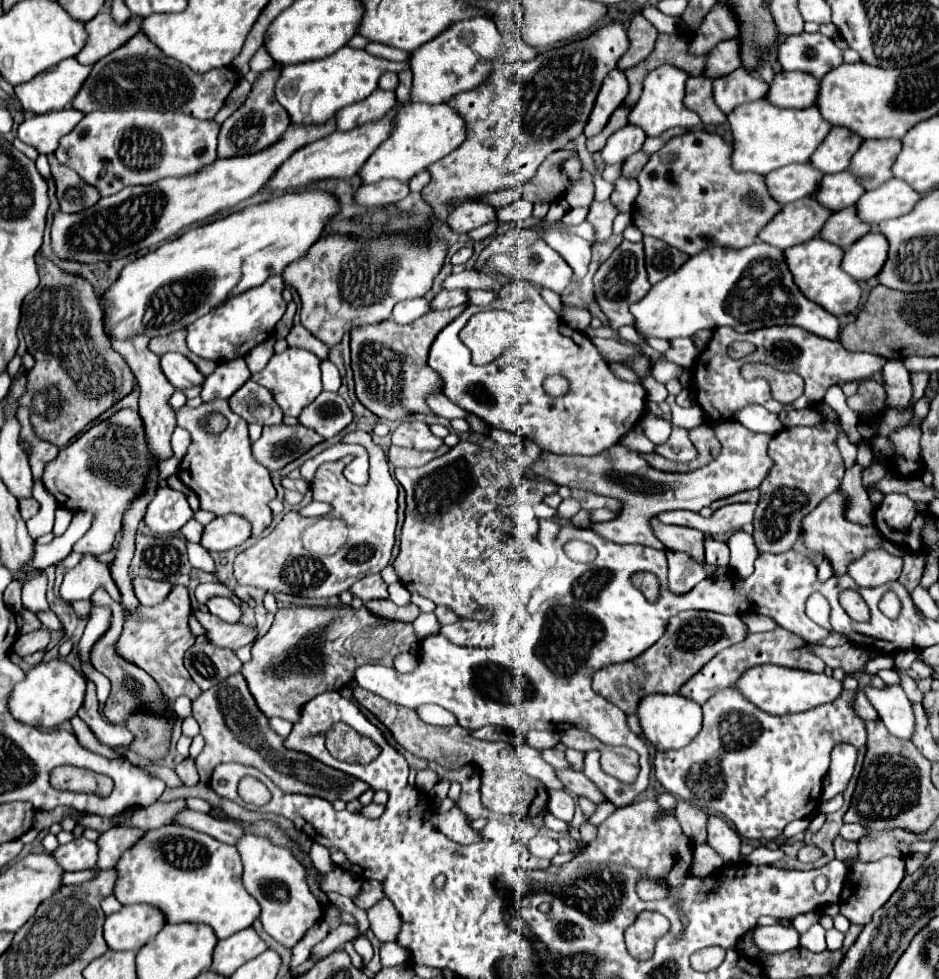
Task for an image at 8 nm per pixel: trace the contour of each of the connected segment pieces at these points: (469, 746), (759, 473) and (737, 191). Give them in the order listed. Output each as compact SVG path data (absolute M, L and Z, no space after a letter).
M361 687L355 689L355 699L367 707L395 737L395 741L405 747L407 751L411 751L413 755L417 757L425 757L429 761L437 761L439 765L447 767L447 769L457 769L457 767L463 767L465 763L471 763L475 767L479 767L479 773L483 777L483 783L481 783L481 799L483 799L483 805L497 813L497 815L509 815L509 813L515 813L519 815L521 819L529 819L533 821L537 827L543 827L543 821L541 821L541 815L547 807L547 789L545 785L541 785L541 793L539 793L539 781L529 777L523 767L521 767L521 761L517 757L517 751L513 745L505 743L505 741L479 741L479 739L473 739L469 735L467 729L459 727L459 725L453 725L453 727L435 727L435 725L427 725L425 721L419 719L419 715L413 711L413 709L405 709L401 705L395 705L395 703L389 703Z
M723 421L721 425L713 425L713 429L715 429L715 437L721 443L721 453L709 465L703 465L701 469L689 473L665 473L665 471L651 469L637 451L631 451L621 443L593 457L553 455L543 451L543 459L529 463L529 467L533 473L543 475L545 479L557 485L583 489L597 495L609 495L621 501L623 509L617 519L594 523L591 526L593 531L601 533L605 539L613 539L617 543L643 543L665 551L665 547L655 539L653 529L649 527L649 519L655 513L671 511L671 509L687 509L699 513L703 507L709 507L717 499L747 489L757 489L761 481L767 477L769 469L773 467L773 461L767 455L767 445L771 441L771 435L753 433L747 427L739 425L737 421Z
M703 129L689 131L687 135L673 137L663 149L651 155L649 163L639 173L641 193L635 201L633 223L643 235L653 235L669 245L681 249L687 255L697 255L707 247L747 247L757 241L757 233L781 211L781 205L769 197L765 189L763 175L757 173L739 173L731 165L733 147L723 141L723 137L715 133L707 133Z

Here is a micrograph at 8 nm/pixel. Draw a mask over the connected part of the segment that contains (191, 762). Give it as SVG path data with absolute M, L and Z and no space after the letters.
M185 757L177 767L175 767L179 779L185 785L197 785L199 783L199 775L197 775L197 767L195 767L195 759L193 757Z

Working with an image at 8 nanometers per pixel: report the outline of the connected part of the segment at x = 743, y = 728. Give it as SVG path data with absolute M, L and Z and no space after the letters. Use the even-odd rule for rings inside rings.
M735 687L721 689L703 705L703 729L699 735L683 749L655 755L655 777L669 793L681 797L683 801L729 819L743 837L767 841L777 839L787 823L795 821L795 817L805 819L819 807L823 789L821 781L829 769L831 749L839 743L849 743L857 749L865 745L867 729L865 721L853 709L855 695L857 691L843 691L843 695L829 705L821 705L807 713L775 717L757 709ZM721 733L727 733L727 749L721 741Z

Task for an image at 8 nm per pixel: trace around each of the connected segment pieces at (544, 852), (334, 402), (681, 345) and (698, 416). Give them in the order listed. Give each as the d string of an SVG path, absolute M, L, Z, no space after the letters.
M537 835L527 845L535 857L543 857L543 859L551 859L559 853L559 843L547 835Z
M323 391L301 415L299 423L315 429L321 437L331 439L339 435L353 421L351 409L337 393Z
M673 339L671 347L665 351L665 359L679 367L693 367L697 361L697 349L691 339Z
M669 395L666 402L671 409L671 423L673 425L690 430L703 422L704 412L699 405L693 404L689 408L680 407L677 405L674 395Z

